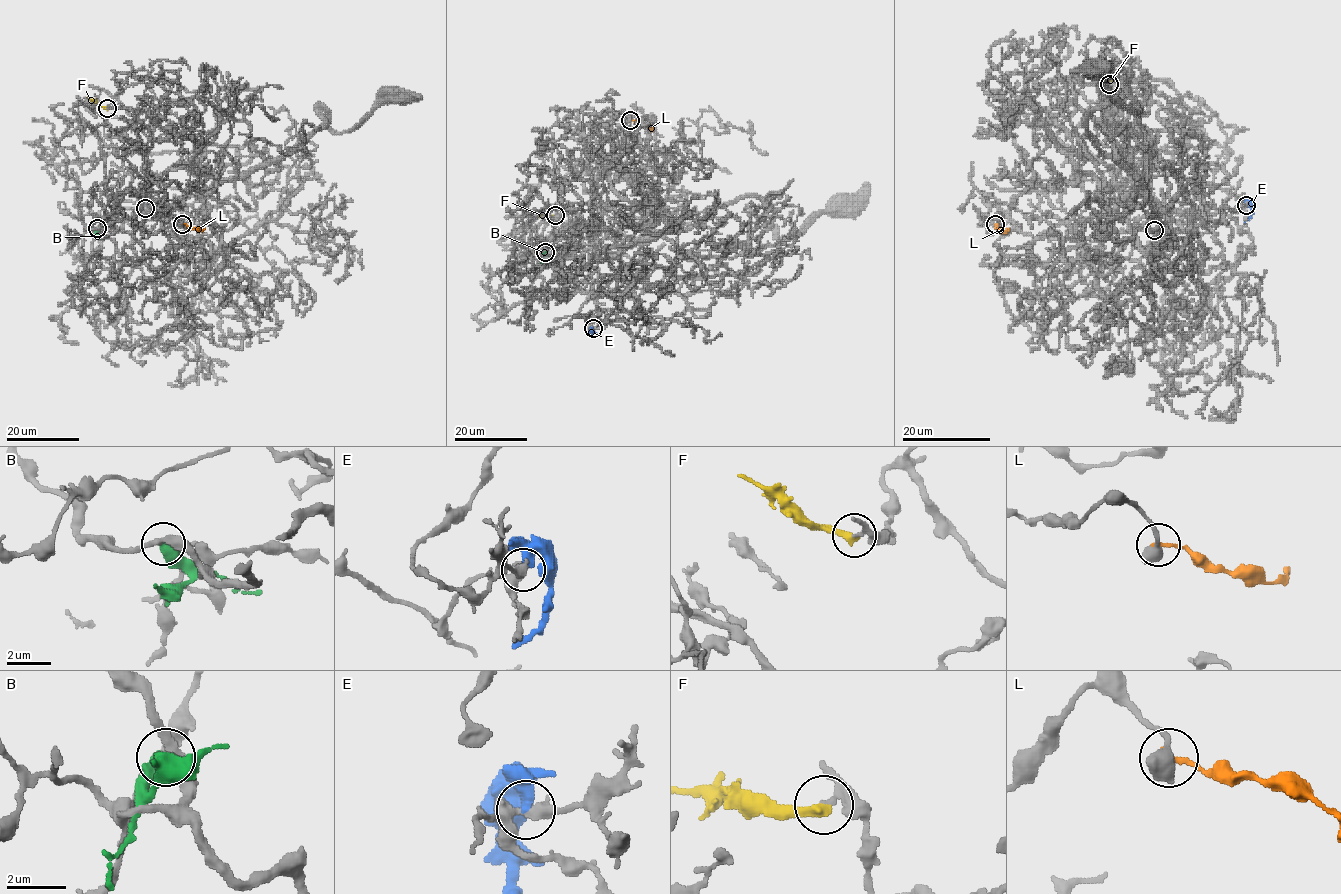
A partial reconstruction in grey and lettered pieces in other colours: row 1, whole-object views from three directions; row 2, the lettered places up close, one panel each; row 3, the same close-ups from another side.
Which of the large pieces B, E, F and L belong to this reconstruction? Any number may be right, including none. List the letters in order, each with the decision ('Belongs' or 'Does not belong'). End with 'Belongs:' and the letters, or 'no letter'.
B: Does not belong
E: Does not belong
F: Does not belong
L: Does not belong
Belongs: no letter

